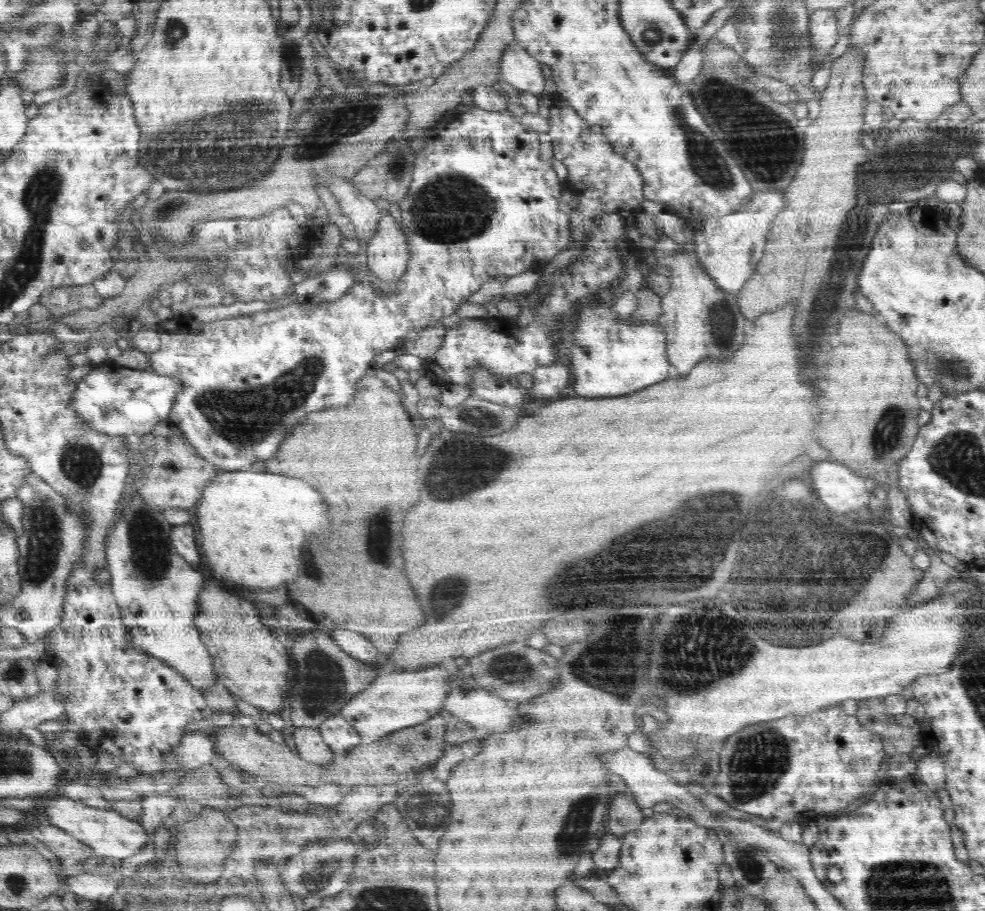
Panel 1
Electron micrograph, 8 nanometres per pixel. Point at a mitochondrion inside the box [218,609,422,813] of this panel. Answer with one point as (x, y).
(322, 686)

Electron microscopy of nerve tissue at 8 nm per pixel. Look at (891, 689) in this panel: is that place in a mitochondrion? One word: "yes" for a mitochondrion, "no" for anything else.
no

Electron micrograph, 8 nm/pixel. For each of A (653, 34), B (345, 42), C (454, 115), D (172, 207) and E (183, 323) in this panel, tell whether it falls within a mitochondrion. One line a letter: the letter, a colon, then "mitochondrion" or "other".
A: mitochondrion
B: other
C: other
D: mitochondrion
E: other

